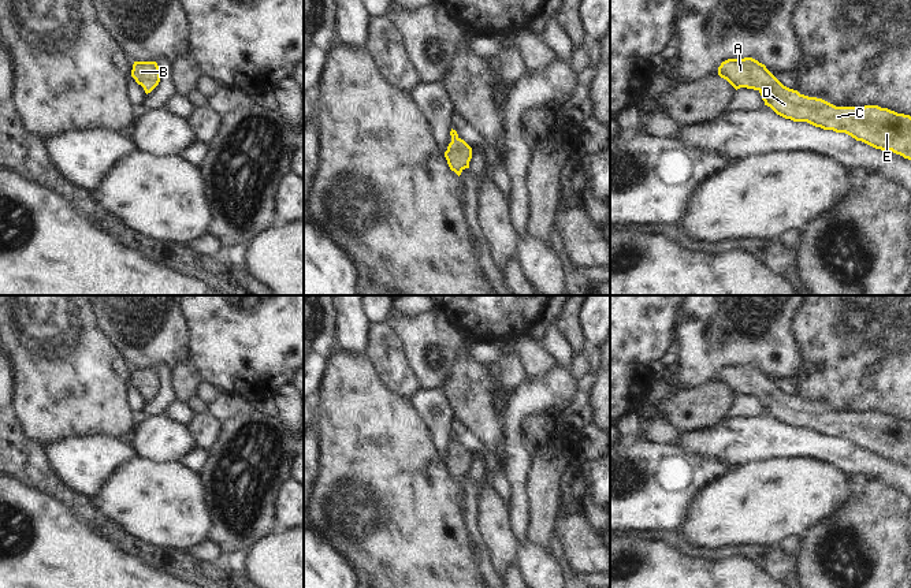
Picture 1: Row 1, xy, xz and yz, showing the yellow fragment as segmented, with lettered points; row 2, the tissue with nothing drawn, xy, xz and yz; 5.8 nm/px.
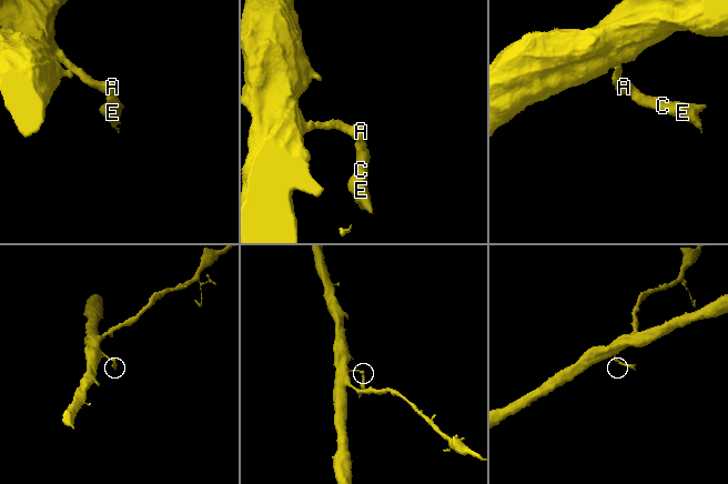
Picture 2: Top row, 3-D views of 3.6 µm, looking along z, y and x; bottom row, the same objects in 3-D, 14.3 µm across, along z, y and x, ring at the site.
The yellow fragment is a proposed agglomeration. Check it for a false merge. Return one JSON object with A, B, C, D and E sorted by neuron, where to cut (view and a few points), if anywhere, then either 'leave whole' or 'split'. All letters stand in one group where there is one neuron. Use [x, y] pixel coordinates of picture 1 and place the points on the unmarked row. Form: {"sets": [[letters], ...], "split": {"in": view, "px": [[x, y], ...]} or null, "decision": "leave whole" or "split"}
{"sets": [["A", "B", "C", "D", "E"]], "split": null, "decision": "leave whole"}

